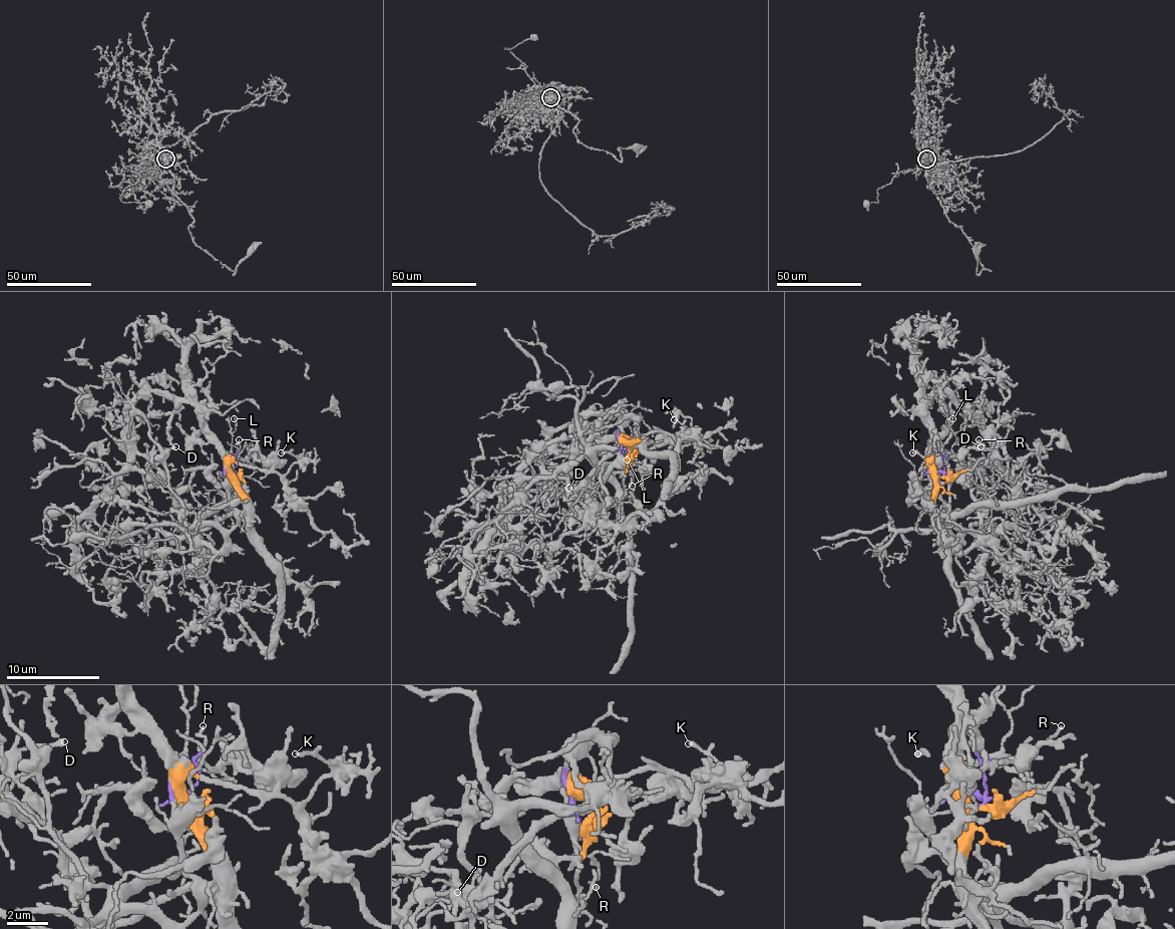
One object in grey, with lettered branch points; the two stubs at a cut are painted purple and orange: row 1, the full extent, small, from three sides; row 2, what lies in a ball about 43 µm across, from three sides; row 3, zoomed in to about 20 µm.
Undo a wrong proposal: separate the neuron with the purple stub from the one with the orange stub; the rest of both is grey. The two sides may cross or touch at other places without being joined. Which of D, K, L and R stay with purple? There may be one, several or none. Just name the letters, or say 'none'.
L, R

